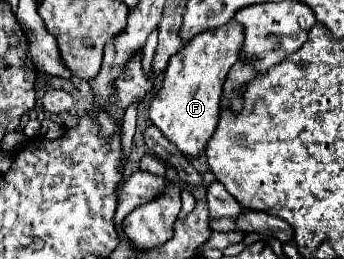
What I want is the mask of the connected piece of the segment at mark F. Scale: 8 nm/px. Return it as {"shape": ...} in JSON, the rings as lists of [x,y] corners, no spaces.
{"shape":[[[230,20],[224,26],[196,34],[178,54],[174,54],[164,72],[164,82],[148,114],[154,126],[178,146],[182,154],[196,156],[202,152],[216,130],[220,118],[220,96],[230,68],[238,62],[244,42],[244,30],[238,22]]]}

